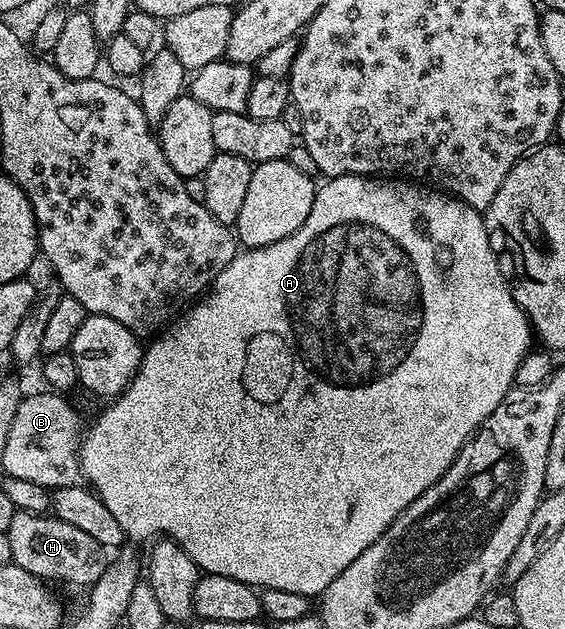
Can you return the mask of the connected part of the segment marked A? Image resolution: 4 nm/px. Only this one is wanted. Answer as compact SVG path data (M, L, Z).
M353 173L347 177L331 177L325 182L327 185L319 184L314 194L312 211L308 211L308 219L292 235L280 239L276 243L268 243L264 247L255 249L243 248L234 254L232 263L216 275L214 284L210 286L208 295L195 300L171 324L163 328L145 346L142 355L142 366L136 371L132 383L121 393L120 396L113 398L103 408L102 412L93 418L90 430L85 430L81 438L80 463L81 476L88 482L89 488L97 493L98 498L116 515L116 523L120 523L122 532L127 529L146 536L147 539L155 535L174 541L181 547L189 557L193 557L199 570L203 574L215 573L216 575L230 576L232 579L239 580L240 583L257 587L259 590L279 589L280 591L298 592L308 598L314 599L327 592L330 585L352 563L352 559L359 557L388 527L400 516L400 514L416 500L421 493L428 491L452 467L456 455L464 448L466 442L481 429L482 424L500 407L504 395L508 395L510 389L515 388L514 376L520 367L520 363L526 358L527 353L531 352L530 337L532 341L532 330L530 321L526 313L516 303L514 290L508 284L508 277L502 274L502 269L498 266L498 257L494 254L494 249L490 246L492 241L491 234L486 232L486 222L483 214L470 205L466 205L459 197L455 197L445 191L439 191L434 187L423 187L418 183L411 183L406 179L383 179L378 175L359 175Z

